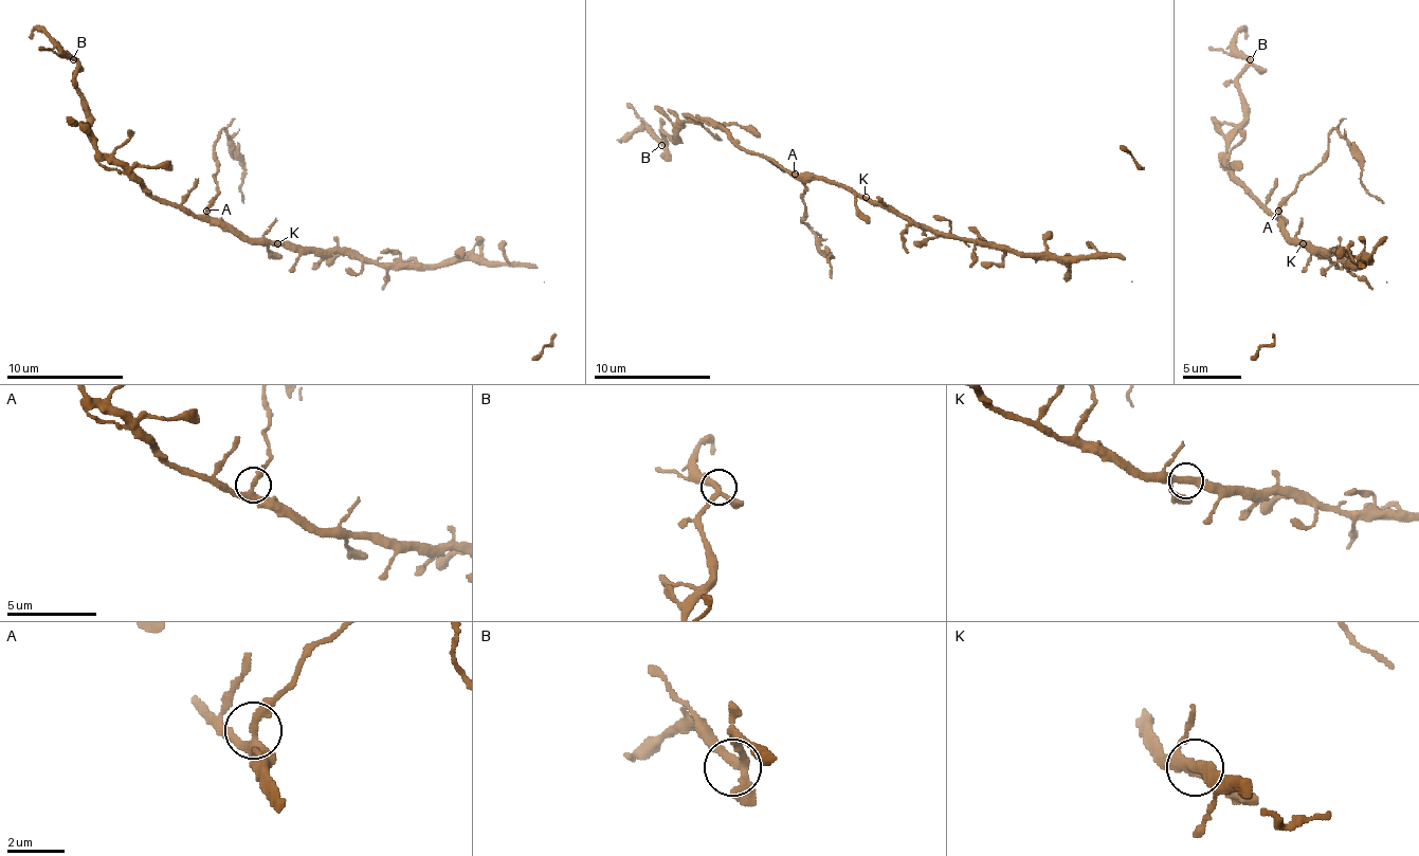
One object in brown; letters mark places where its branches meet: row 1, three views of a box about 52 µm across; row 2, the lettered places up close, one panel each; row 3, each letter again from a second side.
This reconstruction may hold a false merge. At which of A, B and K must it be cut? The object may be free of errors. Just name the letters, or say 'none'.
A

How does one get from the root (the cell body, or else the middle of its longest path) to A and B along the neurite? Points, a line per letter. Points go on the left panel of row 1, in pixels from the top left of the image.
A: (284, 247), (266, 247), (246, 234), (222, 229), (207, 211)
B: (284, 247), (266, 247), (211, 225), (155, 199), (123, 174), (96, 147), (73, 59)

